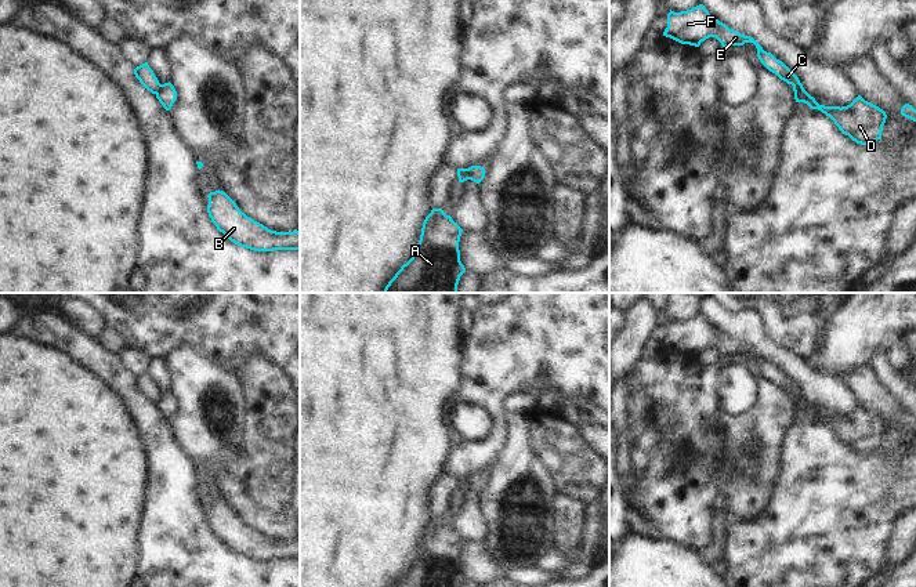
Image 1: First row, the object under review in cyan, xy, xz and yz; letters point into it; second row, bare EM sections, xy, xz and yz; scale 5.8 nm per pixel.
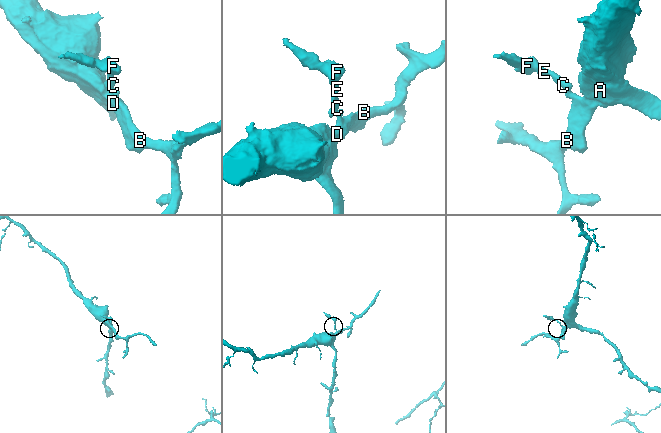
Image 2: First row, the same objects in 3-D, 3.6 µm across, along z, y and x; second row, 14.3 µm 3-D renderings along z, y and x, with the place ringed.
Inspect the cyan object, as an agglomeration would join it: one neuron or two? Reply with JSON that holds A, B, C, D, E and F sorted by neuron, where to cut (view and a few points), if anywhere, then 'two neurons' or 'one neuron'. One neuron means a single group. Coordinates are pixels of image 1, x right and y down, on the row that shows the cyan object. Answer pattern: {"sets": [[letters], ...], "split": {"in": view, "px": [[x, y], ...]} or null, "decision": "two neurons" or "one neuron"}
{"sets": [["A", "B", "D"], ["C", "E", "F"]], "split": {"in": "xz", "px": [[467, 169], [469, 178]]}, "decision": "two neurons"}

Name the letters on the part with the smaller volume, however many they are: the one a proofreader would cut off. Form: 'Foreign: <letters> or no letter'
Foreign: C, E, F

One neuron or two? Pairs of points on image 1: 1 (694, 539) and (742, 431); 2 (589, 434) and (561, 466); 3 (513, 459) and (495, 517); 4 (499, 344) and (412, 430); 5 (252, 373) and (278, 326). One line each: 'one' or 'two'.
1: one
2: two
3: one
4: two
5: two

